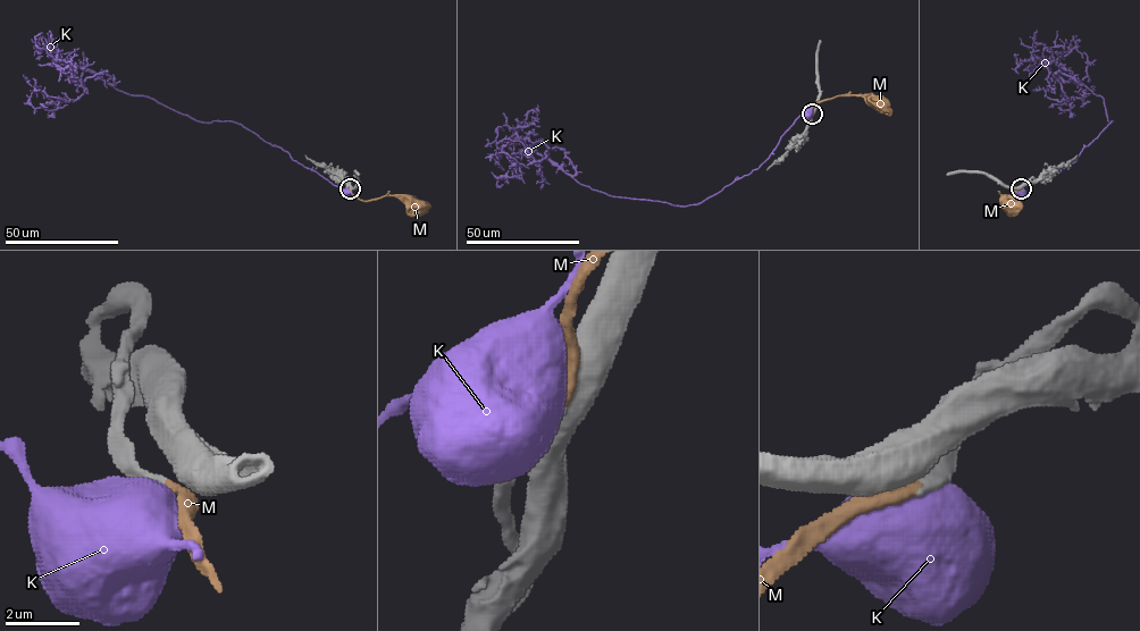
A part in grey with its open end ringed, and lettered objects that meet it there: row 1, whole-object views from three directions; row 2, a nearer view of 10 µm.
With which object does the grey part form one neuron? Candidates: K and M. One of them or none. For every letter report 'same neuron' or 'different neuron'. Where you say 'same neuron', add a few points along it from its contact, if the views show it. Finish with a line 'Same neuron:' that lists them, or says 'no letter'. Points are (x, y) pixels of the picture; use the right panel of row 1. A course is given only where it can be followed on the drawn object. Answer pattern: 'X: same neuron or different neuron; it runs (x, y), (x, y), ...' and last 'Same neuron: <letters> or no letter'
K: different neuron
M: same neuron; it runs (1020, 188), (1006, 201), (1002, 195), (1009, 205)
Same neuron: M

